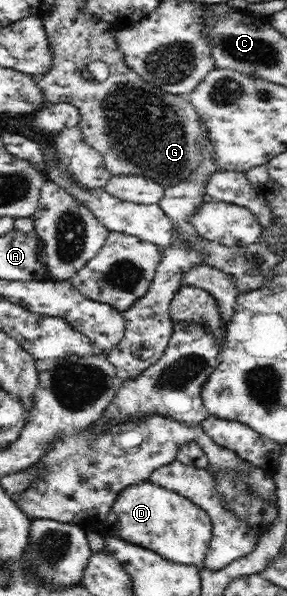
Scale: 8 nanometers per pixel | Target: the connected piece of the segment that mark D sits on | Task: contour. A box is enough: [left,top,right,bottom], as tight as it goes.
[108,480,212,570]

